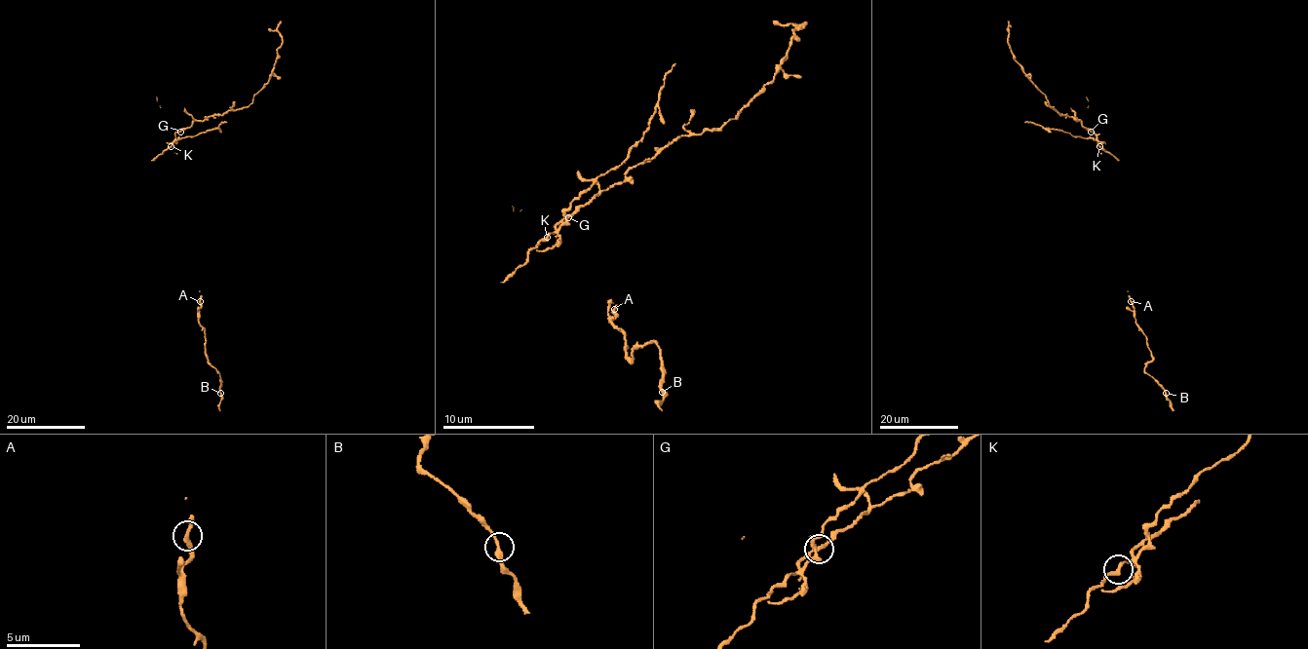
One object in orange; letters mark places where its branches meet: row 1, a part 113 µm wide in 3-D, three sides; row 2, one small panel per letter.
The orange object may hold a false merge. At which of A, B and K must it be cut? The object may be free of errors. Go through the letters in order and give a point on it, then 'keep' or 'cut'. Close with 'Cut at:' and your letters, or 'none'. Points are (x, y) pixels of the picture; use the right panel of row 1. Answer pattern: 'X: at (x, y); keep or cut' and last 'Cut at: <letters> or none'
A: at (1131, 301); keep
B: at (1166, 393); keep
K: at (1099, 146); cut
Cut at: K

